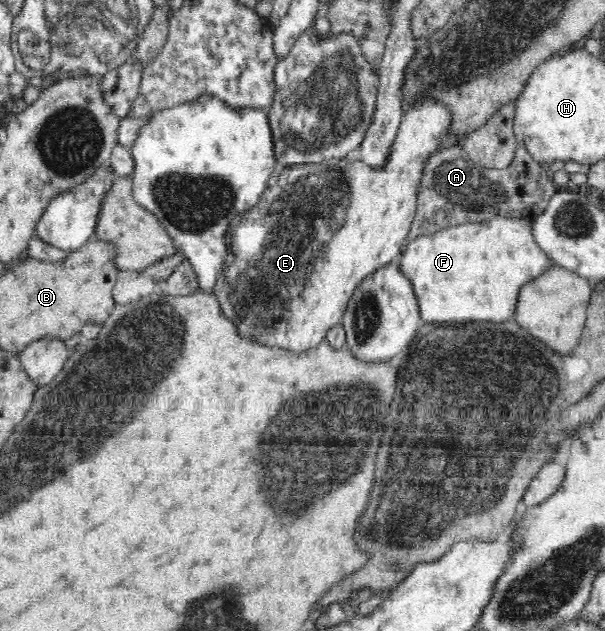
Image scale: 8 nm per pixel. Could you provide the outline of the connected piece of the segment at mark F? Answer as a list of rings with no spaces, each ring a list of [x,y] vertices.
[[[493,217],[476,224],[461,224],[443,229],[434,234],[411,239],[401,257],[401,270],[411,280],[422,322],[494,322],[513,319],[519,292],[529,281],[552,268],[555,263],[541,248],[533,234],[532,218]]]

